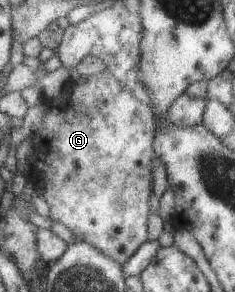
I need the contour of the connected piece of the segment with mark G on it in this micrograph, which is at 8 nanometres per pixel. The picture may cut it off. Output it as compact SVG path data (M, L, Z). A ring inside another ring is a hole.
M107 71L99 72L99 74L87 76L81 84L75 84L70 80L67 82L55 96L47 98L40 97L41 112L45 112L43 116L43 128L35 131L29 140L32 145L32 152L35 154L35 160L29 164L29 182L35 190L39 190L39 196L49 206L49 219L52 222L60 223L65 226L77 241L87 242L91 246L95 246L103 256L115 260L119 266L131 257L137 251L137 248L147 241L147 216L149 216L149 198L152 192L152 176L151 176L151 160L153 160L154 152L152 148L155 133L155 115L152 108L139 102L133 94L123 88Z

